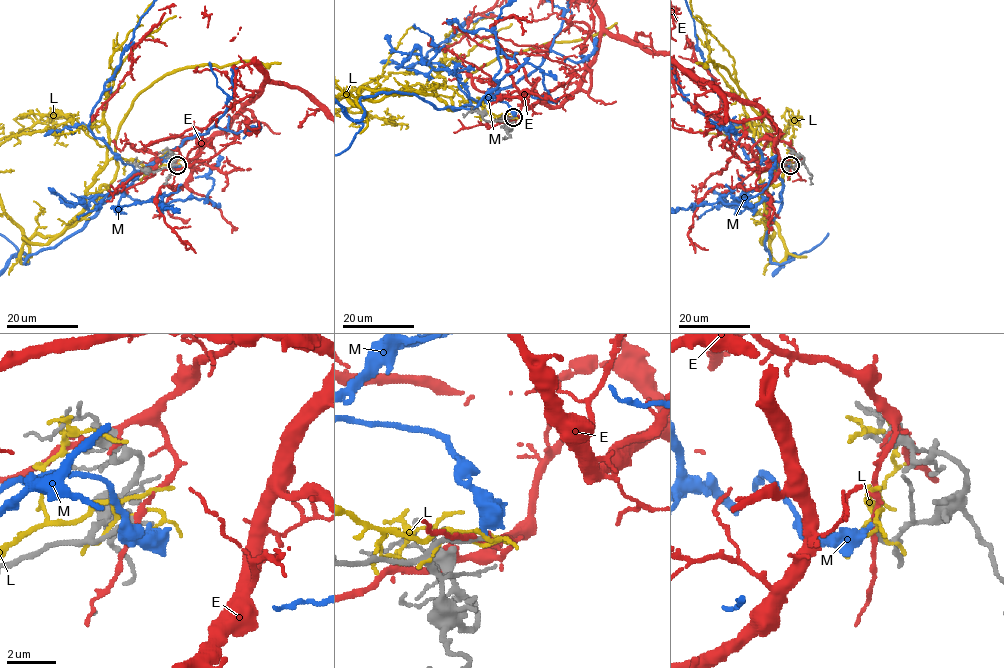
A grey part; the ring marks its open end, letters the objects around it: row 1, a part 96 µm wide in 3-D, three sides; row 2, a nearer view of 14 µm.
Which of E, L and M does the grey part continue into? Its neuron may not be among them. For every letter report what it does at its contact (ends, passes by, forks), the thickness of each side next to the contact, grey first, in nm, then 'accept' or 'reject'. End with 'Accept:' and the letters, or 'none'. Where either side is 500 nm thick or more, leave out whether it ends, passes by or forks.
E: it passes by; 280 nm thick on the grey side, 200 nm on the other; reject
L: it passes by; 200 nm thick on the grey side, 120 nm on the other; reject
M: it ends there; 240 nm thick on the grey side, 340 nm on the other; reject
Accept: none

